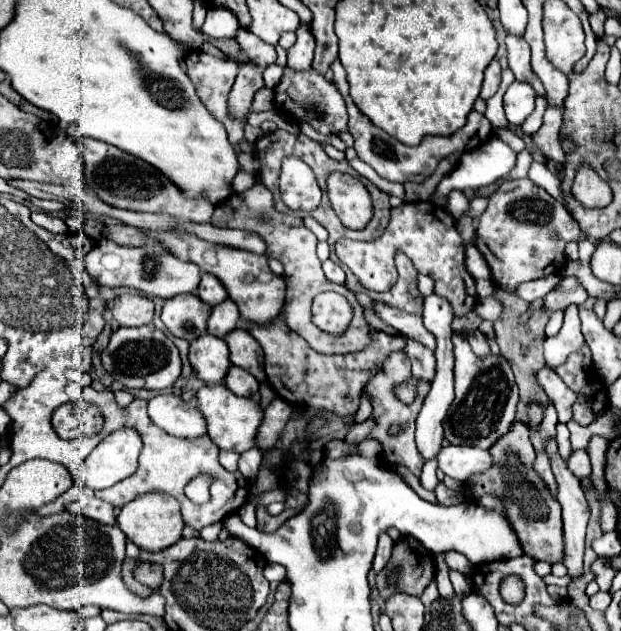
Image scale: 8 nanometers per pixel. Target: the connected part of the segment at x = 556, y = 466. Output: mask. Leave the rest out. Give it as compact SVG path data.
M555 437L545 439L543 453L547 453L547 457L549 457L549 461L551 461L551 469L553 469L553 475L555 475L555 479L557 479L557 501L559 501L561 507L563 507L565 555L563 555L563 561L561 561L561 563L567 567L571 579L579 579L579 577L583 577L583 551L585 551L585 529L587 529L587 523L589 523L589 505L587 505L585 493L583 493L583 489L581 489L581 485L579 485L579 479L569 471L567 461L559 455Z

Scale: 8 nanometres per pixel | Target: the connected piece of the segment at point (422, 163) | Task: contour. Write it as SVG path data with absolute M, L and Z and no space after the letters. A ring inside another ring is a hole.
M333 61L331 63L331 71L333 71L333 83L335 87L339 89L339 93L343 95L345 103L347 103L347 111L349 111L349 117L351 117L351 125L349 125L349 133L353 135L355 139L355 151L357 151L357 157L365 163L369 163L383 179L387 181L399 181L399 183L407 183L407 181L413 181L413 183L421 183L425 181L439 165L439 161L451 153L463 153L463 151L471 151L471 149L477 149L479 145L483 145L483 141L487 141L491 137L491 123L485 115L477 113L477 111L471 111L469 113L469 121L463 129L459 129L457 133L453 135L427 135L423 137L423 141L417 145L417 147L409 147L409 145L403 145L401 141L397 141L395 137L387 135L383 129L375 127L367 115L363 115L357 105L351 101L349 97L349 85L347 85L347 79L345 79L345 69L341 67L339 61Z

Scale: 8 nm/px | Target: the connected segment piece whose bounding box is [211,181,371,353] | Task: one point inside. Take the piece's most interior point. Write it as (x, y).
(289, 240)

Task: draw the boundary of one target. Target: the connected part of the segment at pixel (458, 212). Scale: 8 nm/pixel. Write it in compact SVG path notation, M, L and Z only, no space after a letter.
M451 191L448 195L447 211L458 220L469 209L469 199L461 191Z

